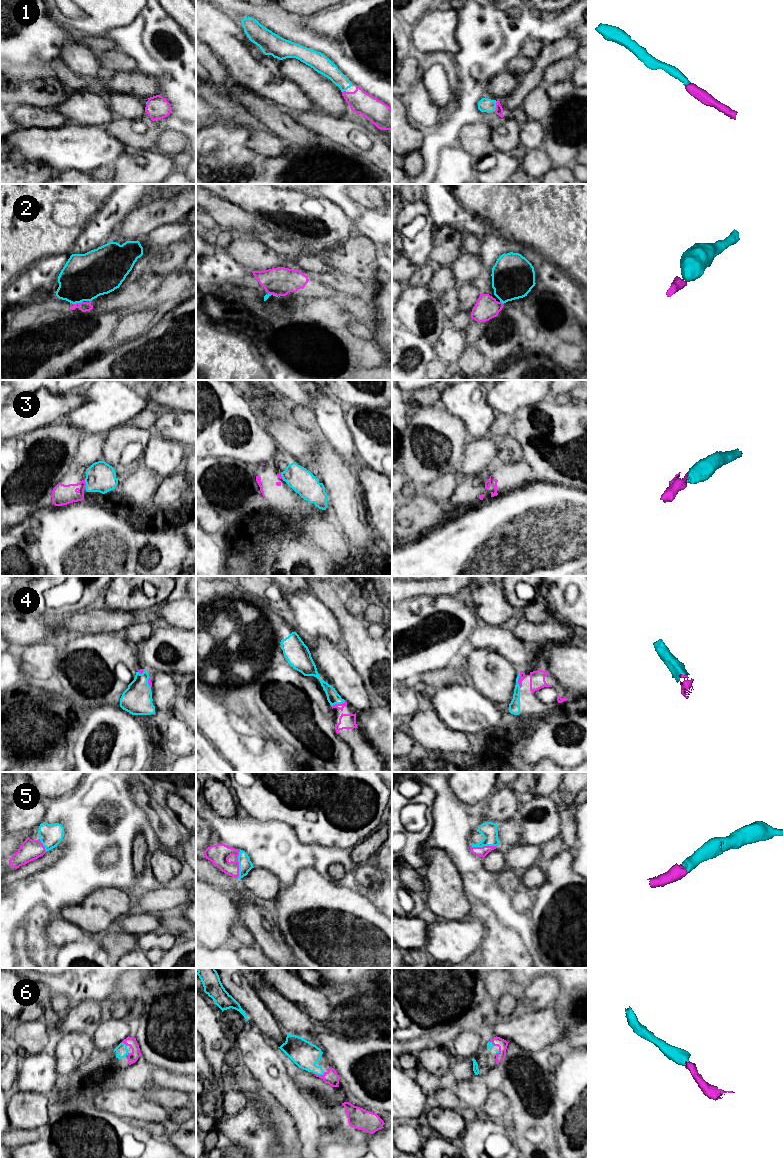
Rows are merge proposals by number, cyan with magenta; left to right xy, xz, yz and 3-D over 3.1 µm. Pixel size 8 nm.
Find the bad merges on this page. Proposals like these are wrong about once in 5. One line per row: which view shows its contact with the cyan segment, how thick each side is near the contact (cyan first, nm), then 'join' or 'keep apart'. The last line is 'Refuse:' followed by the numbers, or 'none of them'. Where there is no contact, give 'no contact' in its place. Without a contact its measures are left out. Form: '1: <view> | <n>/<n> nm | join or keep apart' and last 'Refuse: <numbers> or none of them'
1: yz | 110/60 nm | join
2: xy | 380/80 nm | join
3: xy | 240/160 nm | keep apart
4: yz | 100/50 nm | join
5: xz | 110/160 nm | join
6: xz | 220/120 nm | join
Refuse: 3

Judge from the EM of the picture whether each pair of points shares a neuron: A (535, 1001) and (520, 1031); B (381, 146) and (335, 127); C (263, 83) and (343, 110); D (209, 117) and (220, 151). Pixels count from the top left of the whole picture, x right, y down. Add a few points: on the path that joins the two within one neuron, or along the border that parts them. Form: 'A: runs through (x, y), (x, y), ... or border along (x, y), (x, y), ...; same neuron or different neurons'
A: border along (545, 1007), (537, 1011); different neurons
B: runs through (371, 134), (362, 127), (347, 127); same neuron
C: border along (316, 106), (319, 111); different neurons
D: border along (221, 119), (215, 120), (206, 127); different neurons

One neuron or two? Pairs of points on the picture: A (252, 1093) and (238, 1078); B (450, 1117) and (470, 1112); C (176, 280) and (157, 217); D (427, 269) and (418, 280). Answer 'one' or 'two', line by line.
A: one
B: two
C: two
D: one

